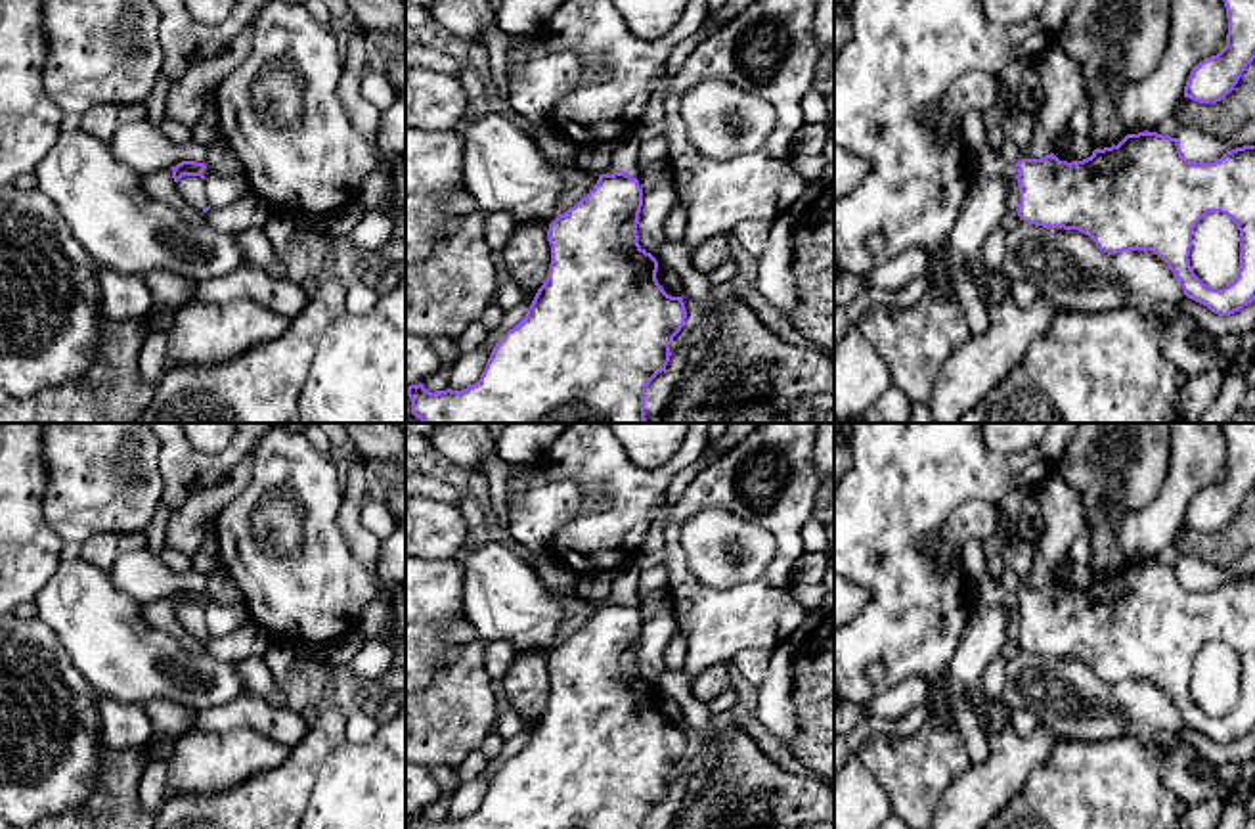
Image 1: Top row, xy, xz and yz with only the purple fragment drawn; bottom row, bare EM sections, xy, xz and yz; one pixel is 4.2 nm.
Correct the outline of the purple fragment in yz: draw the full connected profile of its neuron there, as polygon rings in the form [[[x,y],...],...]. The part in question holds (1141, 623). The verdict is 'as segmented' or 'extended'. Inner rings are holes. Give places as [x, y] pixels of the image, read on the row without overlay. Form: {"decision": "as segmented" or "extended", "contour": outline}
{"decision": "as segmented", "contour": [[[1157,561],[1127,563],[1117,574],[1094,578],[1083,590],[1060,590],[1054,582],[1041,588],[1020,588],[1016,594],[1020,615],[1018,645],[1043,657],[1079,659],[1100,680],[1117,683],[1123,680],[1152,680],[1157,683],[1184,724],[1219,745],[1230,745],[1255,729],[1255,574],[1226,580],[1215,592],[1190,592],[1182,586],[1178,567]],[[1207,641],[1226,643],[1240,659],[1240,699],[1222,718],[1207,716],[1190,695],[1192,664]]]}

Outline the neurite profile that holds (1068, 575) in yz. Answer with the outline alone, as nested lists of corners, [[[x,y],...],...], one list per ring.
[[[1060,561],[1060,567],[1054,571],[1054,584],[1060,590],[1083,590],[1090,586],[1094,580],[1092,571],[1089,565],[1079,565],[1079,563],[1069,563],[1069,561]]]

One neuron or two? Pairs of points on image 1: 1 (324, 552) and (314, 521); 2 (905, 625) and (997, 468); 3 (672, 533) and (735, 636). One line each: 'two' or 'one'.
1: one
2: one
3: one

